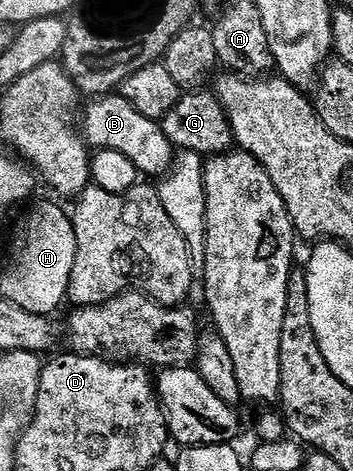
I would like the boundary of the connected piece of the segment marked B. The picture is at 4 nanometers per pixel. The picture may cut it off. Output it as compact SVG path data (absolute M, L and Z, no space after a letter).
M121 95L99 96L89 103L86 114L80 117L80 132L91 150L120 151L120 155L132 159L139 174L146 176L147 173L155 179L170 173L176 150L172 143L168 143L159 122L148 119L148 115L140 115L140 111L136 111L136 107Z

